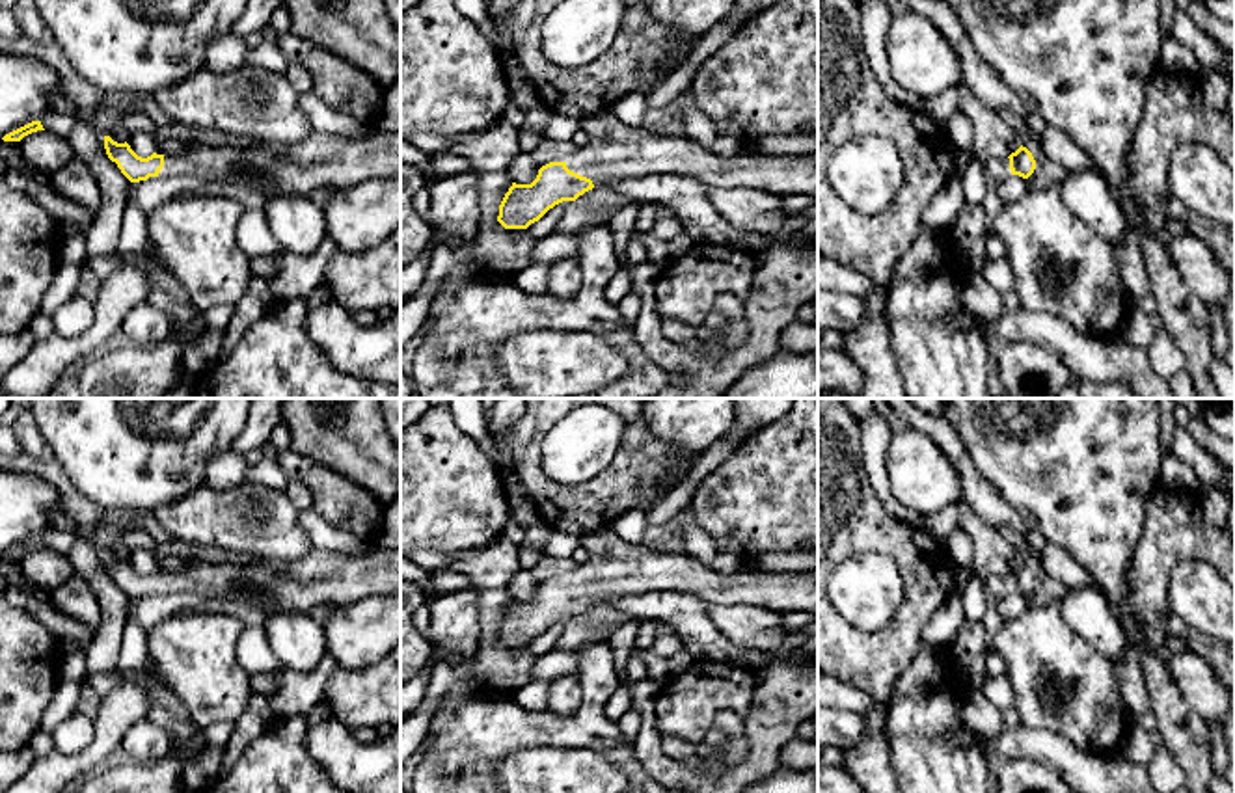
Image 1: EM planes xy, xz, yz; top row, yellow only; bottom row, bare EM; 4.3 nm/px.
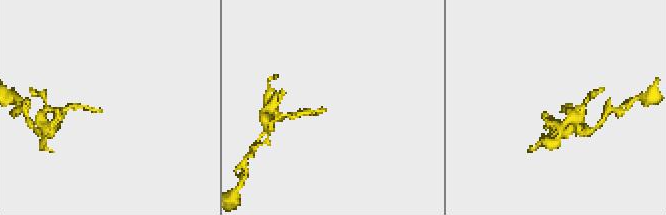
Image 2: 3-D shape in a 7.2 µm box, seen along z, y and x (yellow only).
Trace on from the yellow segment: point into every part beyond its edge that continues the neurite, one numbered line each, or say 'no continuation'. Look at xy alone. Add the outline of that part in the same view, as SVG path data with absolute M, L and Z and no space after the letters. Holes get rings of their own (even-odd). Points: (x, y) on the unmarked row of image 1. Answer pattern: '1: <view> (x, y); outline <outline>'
1: xy (321, 577); outline M400 549L341 557L330 551L305 555L294 564L197 564L164 573L158 594L220 598L235 588L263 590L279 609L311 611L319 605L348 605L374 596L400 594Z

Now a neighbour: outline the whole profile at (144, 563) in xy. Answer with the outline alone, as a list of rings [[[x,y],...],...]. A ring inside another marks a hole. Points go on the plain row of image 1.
[[[138,547],[134,549],[132,553],[129,553],[129,558],[130,566],[142,573],[142,575],[147,575],[151,573],[153,570],[160,571],[158,570],[158,560],[155,555],[147,553],[145,549]]]

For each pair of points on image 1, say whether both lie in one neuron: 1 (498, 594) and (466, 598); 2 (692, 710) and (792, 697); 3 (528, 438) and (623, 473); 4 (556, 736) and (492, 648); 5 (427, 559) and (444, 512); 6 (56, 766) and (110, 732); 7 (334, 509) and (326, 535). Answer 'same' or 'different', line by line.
1: different
2: different
3: same
4: different
5: different
6: same
7: different

